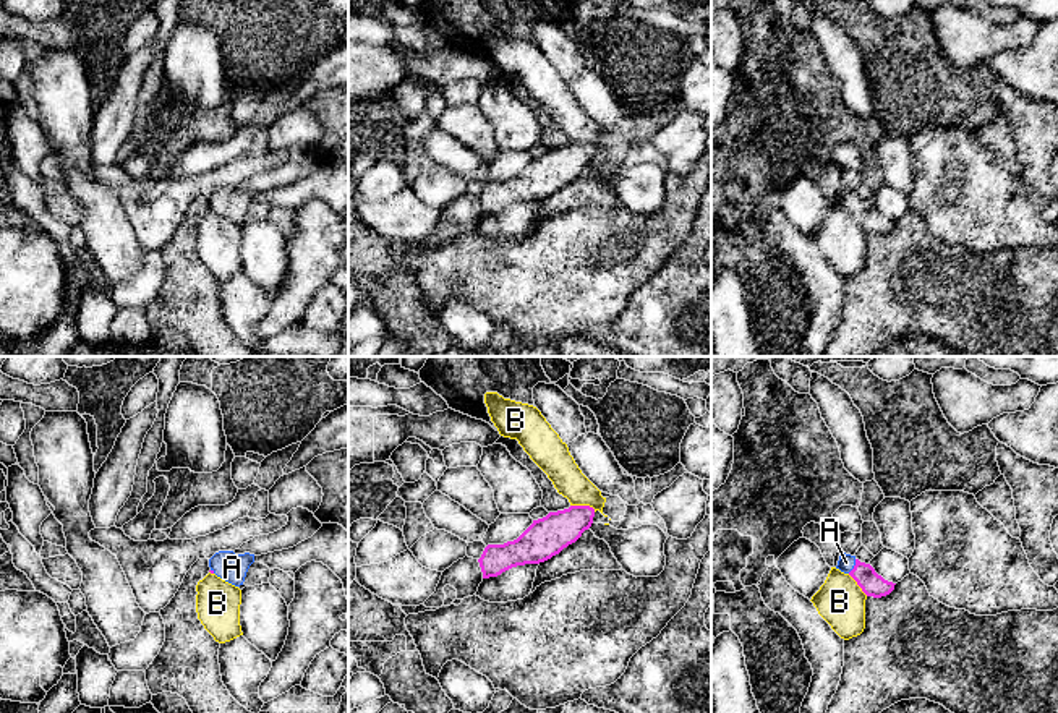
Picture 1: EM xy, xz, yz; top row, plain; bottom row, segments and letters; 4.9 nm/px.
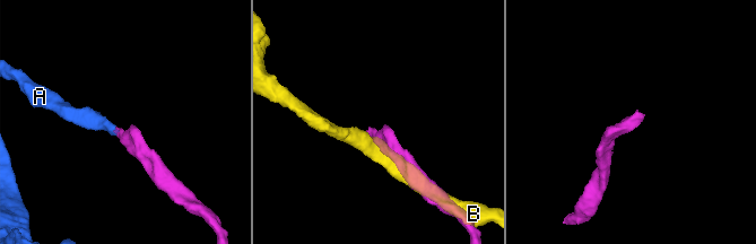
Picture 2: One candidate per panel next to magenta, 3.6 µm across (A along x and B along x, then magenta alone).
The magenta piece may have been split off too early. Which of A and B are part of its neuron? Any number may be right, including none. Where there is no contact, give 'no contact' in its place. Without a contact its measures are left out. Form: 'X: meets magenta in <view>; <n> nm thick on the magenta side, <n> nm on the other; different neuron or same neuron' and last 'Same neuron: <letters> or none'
A: meets magenta in yz; 120 nm thick on the magenta side, 90 nm on the other; same neuron
B: meets magenta in xz; 200 nm thick on the magenta side, 160 nm on the other; different neuron
Same neuron: A

